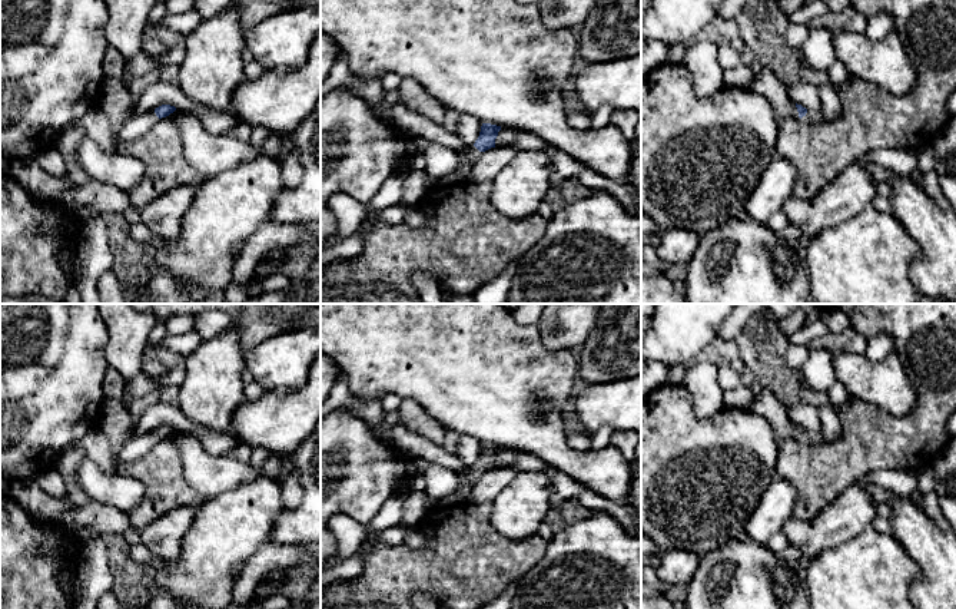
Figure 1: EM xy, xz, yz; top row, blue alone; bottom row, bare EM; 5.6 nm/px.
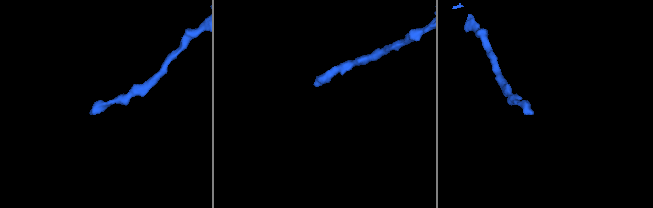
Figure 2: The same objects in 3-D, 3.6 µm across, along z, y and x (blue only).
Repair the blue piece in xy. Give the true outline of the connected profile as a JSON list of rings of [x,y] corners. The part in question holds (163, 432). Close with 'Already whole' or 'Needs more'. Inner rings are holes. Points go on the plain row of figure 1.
[[[162,426],[156,428],[153,433],[147,433],[140,437],[132,438],[126,441],[117,460],[119,461],[135,461],[140,459],[142,456],[145,456],[147,451],[150,451],[159,440],[169,437],[175,431],[176,431],[175,427]]]. Needs more

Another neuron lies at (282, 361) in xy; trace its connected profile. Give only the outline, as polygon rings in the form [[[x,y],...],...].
[[[321,327],[286,331],[245,351],[246,368],[262,391],[299,390],[321,354]]]

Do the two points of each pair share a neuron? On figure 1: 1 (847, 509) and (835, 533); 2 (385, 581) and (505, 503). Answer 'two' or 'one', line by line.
1: one
2: two

